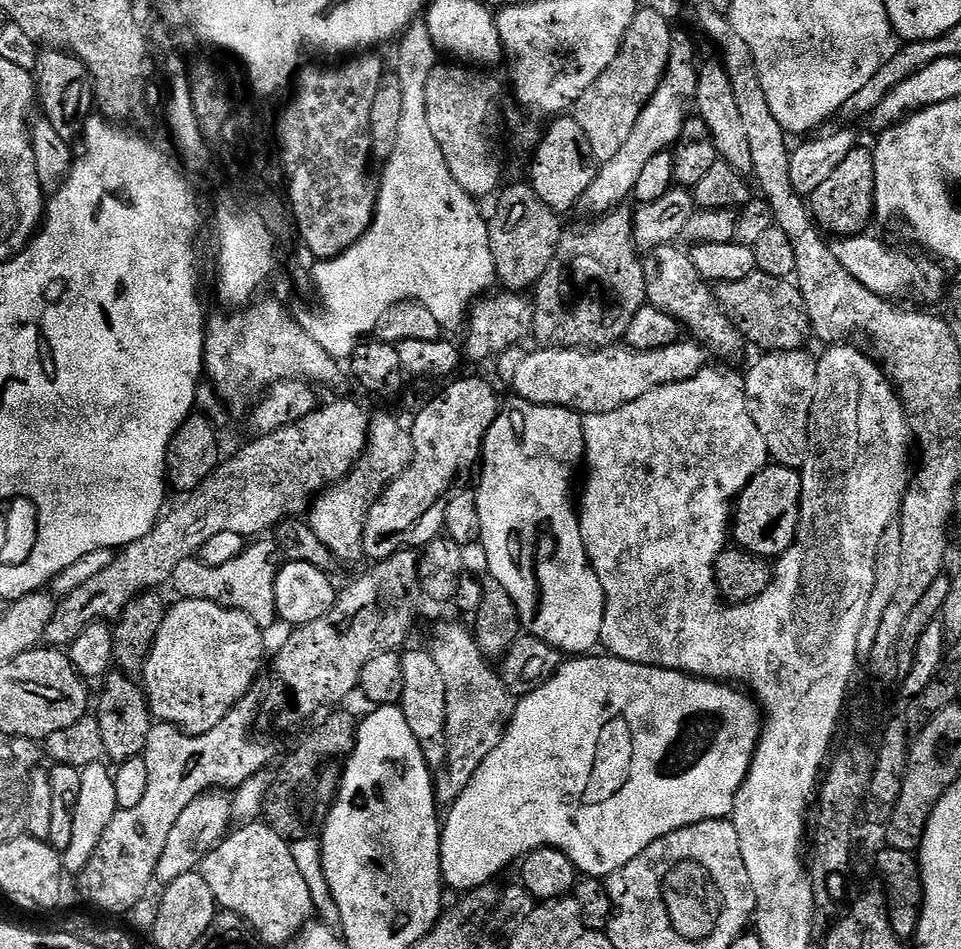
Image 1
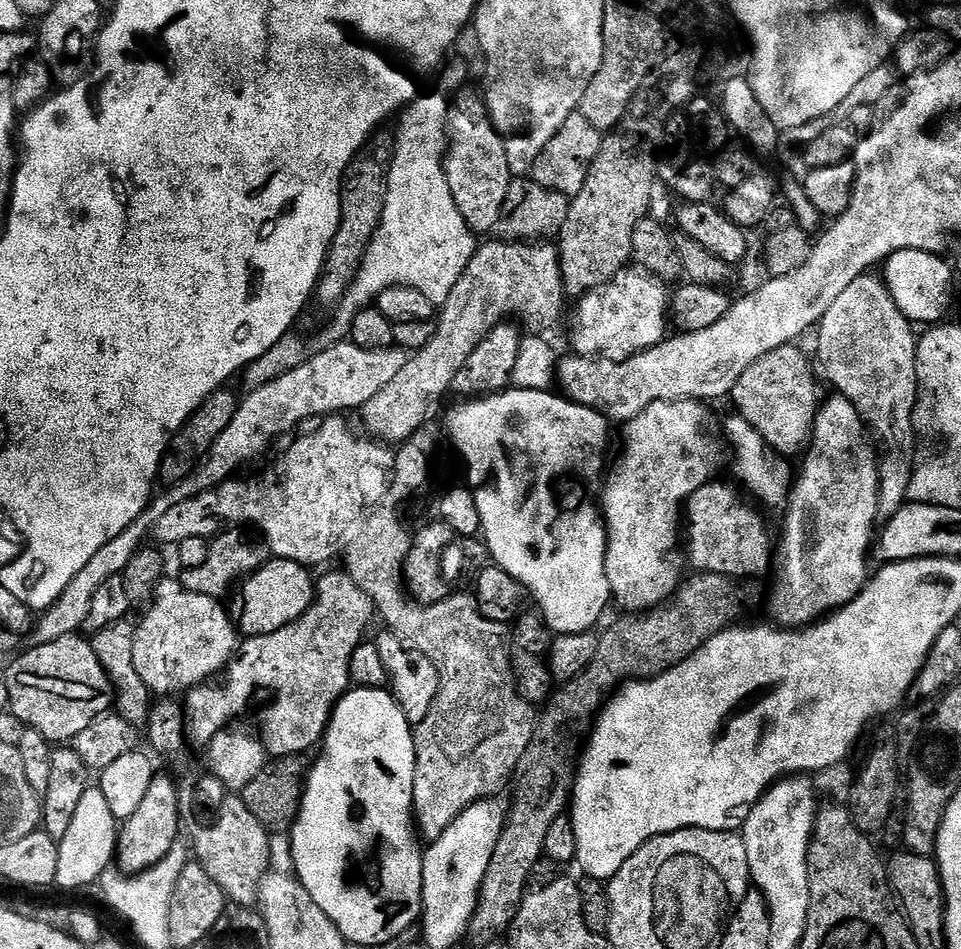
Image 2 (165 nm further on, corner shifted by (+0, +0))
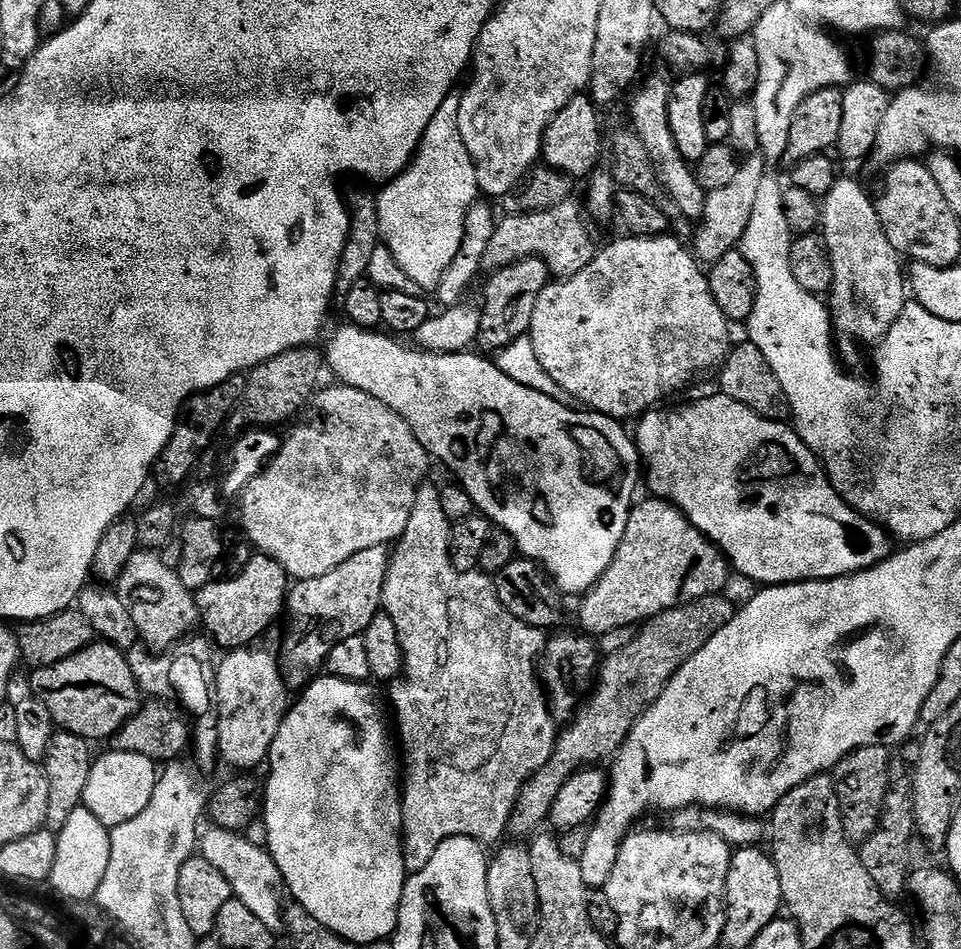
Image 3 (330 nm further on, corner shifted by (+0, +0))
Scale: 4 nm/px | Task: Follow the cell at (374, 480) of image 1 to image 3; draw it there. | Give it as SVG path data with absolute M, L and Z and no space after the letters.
M425 482L416 492L414 510L410 514L410 522L406 522L406 530L395 541L388 558L386 570L386 582L384 583L383 611L390 618L394 618L394 626L398 626L398 638L404 651L403 679L408 679L405 684L396 682L392 688L392 708L396 711L396 728L400 731L400 744L404 747L404 760L402 756L402 803L404 805L404 865L408 873L422 870L434 858L434 850L442 846L455 836L465 836L476 840L482 846L489 846L495 840L500 840L508 832L508 823L514 814L514 806L520 797L520 791L524 789L524 783L529 780L552 757L552 751L556 745L558 735L557 721L552 719L548 711L548 698L542 687L542 681L538 675L538 665L544 654L546 632L543 628L535 628L510 614L502 602L498 602L496 586L491 575L479 570L461 570L452 563L452 539L453 521L446 518L442 510L442 498L440 488Z

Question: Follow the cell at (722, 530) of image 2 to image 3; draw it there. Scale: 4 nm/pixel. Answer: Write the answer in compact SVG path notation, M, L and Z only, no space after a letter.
M659 498L641 499L633 507L626 522L626 534L610 562L610 566L598 578L598 582L583 597L584 605L580 608L580 624L587 635L599 638L618 627L640 626L680 604L689 604L698 598L718 596L728 584L730 565L723 552L712 541L707 540L694 527L688 515L668 500Z

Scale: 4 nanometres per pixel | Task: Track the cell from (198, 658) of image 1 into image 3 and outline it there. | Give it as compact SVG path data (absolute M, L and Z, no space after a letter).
M137 550L116 581L114 590L122 598L126 610L130 610L131 627L140 631L141 638L145 640L143 643L149 649L171 649L180 642L175 640L182 639L195 624L201 623L200 607L196 604L195 595L189 588L182 586L179 571L162 562L159 551Z

